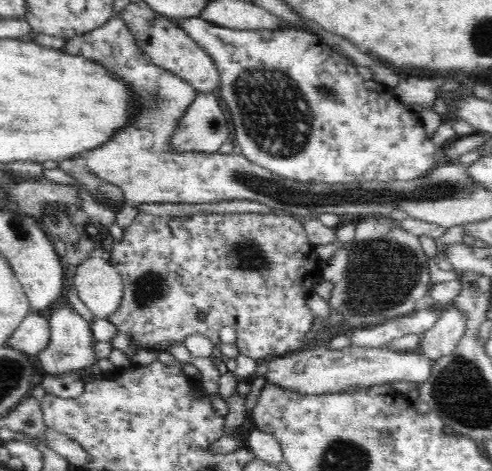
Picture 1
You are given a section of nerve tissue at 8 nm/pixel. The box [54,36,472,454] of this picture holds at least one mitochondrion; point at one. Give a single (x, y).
(274, 114)

